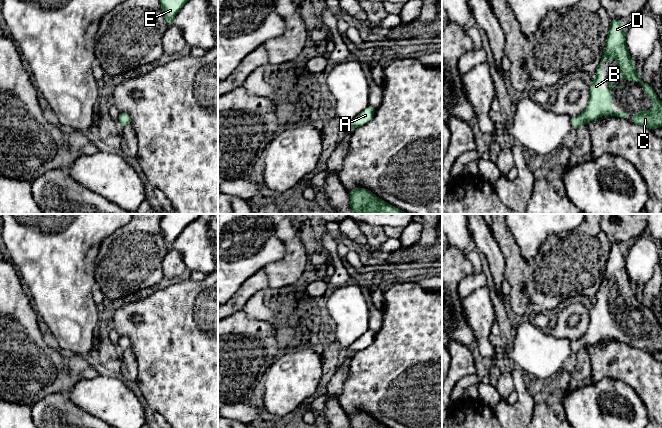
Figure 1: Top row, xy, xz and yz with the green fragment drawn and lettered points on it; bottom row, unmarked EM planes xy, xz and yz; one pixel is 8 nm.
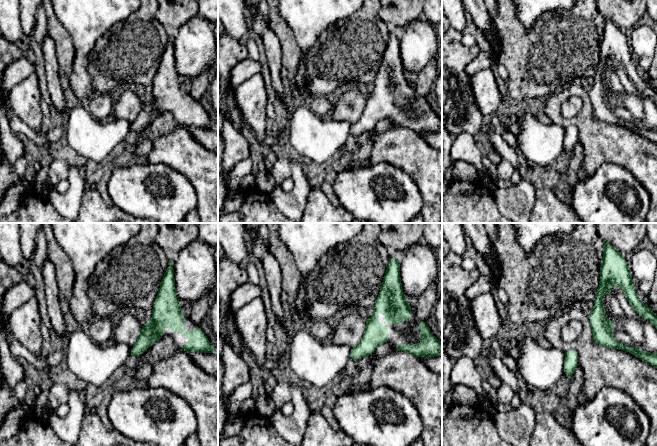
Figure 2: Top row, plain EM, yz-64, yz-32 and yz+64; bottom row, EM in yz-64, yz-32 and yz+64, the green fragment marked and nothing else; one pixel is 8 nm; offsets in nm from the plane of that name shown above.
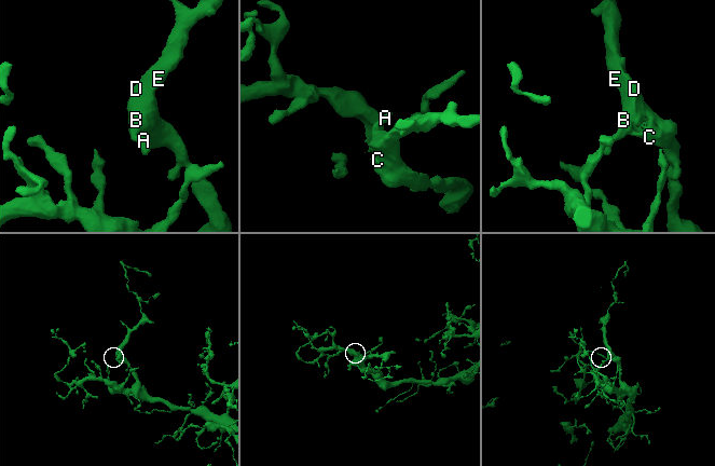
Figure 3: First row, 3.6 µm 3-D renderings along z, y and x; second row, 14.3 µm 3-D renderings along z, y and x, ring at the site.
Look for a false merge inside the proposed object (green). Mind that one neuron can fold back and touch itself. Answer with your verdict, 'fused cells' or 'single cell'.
single cell

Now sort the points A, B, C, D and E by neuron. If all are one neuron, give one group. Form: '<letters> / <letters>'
A B C D E

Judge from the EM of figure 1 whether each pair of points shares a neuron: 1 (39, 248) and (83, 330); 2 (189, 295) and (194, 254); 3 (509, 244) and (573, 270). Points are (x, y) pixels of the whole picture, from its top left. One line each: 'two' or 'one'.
1: one
2: two
3: one

